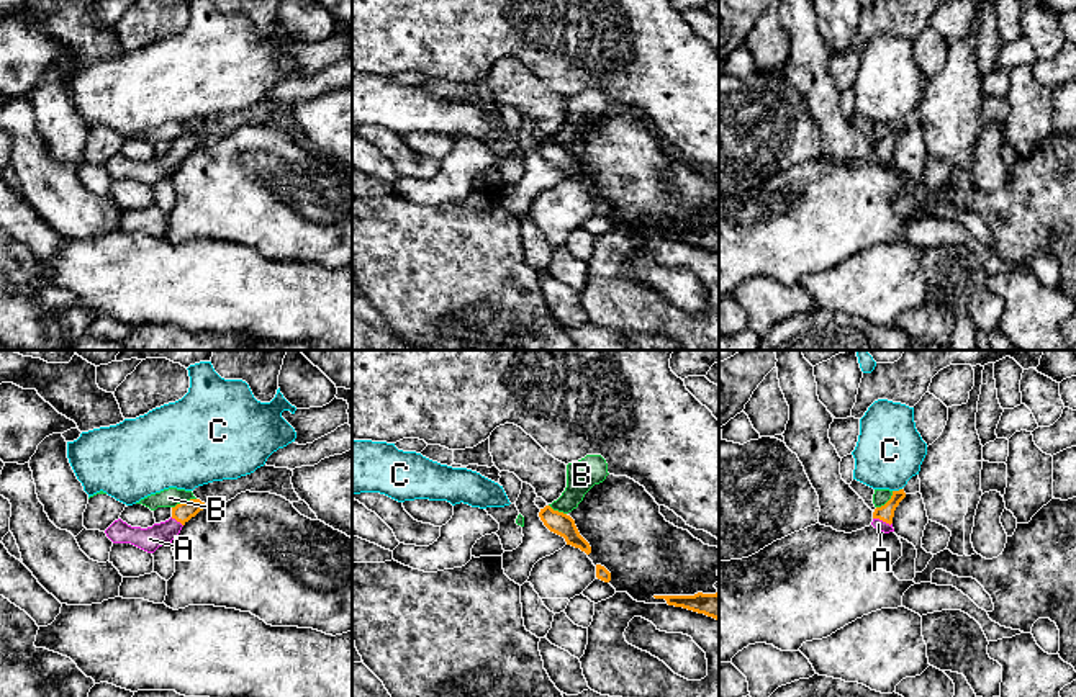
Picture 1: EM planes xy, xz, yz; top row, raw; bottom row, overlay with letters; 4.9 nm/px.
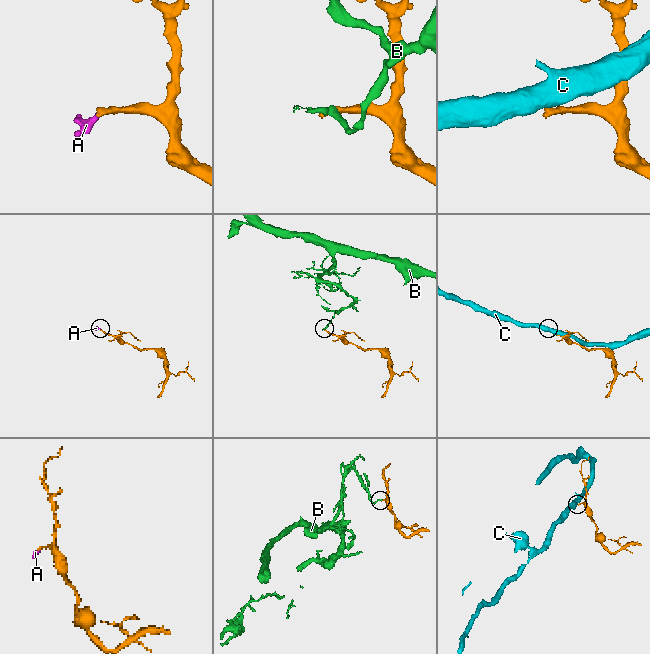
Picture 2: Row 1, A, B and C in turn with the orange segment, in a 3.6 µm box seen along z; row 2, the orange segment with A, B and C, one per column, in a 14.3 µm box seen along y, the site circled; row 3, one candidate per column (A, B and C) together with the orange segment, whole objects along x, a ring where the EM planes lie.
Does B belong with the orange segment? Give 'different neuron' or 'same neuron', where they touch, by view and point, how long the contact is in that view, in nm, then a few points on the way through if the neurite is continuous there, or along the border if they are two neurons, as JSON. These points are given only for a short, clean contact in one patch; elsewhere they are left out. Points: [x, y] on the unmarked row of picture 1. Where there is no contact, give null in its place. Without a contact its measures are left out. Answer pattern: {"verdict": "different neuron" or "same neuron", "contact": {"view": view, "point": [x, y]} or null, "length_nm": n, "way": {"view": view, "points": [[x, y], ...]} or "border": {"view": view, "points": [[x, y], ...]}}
{"verdict": "different neuron", "contact": {"view": "xy", "point": [185, 134]}, "length_nm": 130, "border": {"view": "xy", "points": [[195, 131], [180, 134], [172, 141]]}}

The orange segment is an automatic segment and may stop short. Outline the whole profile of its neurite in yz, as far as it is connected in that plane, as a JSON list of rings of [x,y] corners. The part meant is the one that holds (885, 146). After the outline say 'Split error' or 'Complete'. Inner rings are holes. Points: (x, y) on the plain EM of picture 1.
[[[904,123],[893,124],[891,133],[884,139],[875,142],[871,159],[884,167],[894,165],[893,162],[894,144],[904,131],[906,131]]]. Split error

